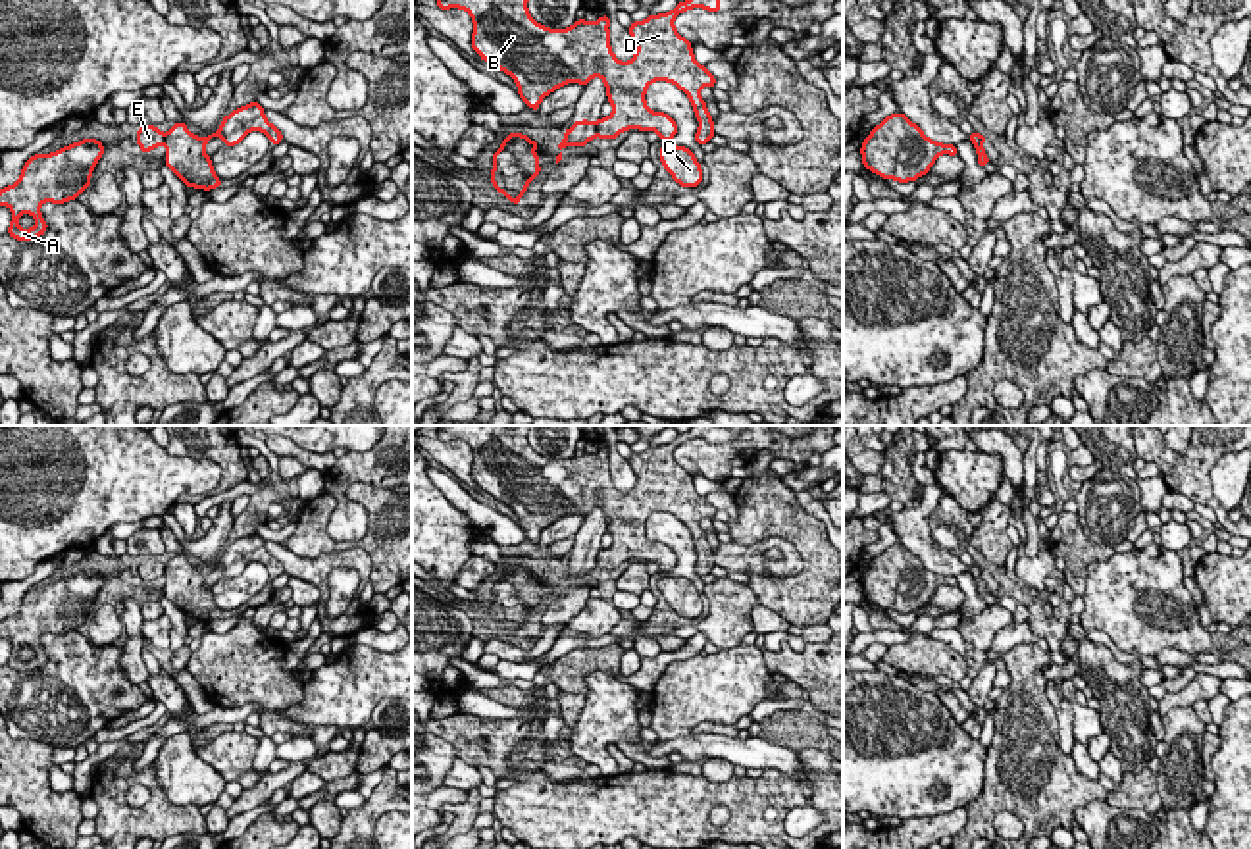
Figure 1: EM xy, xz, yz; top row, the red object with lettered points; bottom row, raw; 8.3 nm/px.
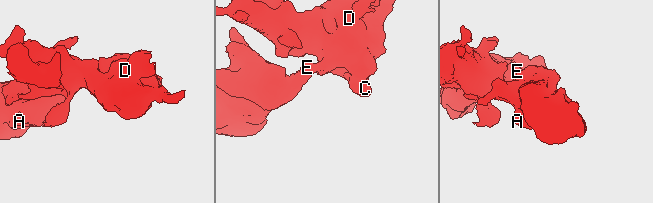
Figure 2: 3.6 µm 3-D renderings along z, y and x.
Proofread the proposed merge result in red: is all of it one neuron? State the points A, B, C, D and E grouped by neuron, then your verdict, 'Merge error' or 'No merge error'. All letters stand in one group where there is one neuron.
Groups: A E / B C D. Merge error

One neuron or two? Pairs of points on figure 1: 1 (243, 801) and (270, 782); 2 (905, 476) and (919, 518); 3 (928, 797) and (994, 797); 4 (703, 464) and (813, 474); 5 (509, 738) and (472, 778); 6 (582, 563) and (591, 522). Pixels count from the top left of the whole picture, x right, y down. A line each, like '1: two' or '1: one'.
1: one
2: two
3: two
4: two
5: two
6: one

